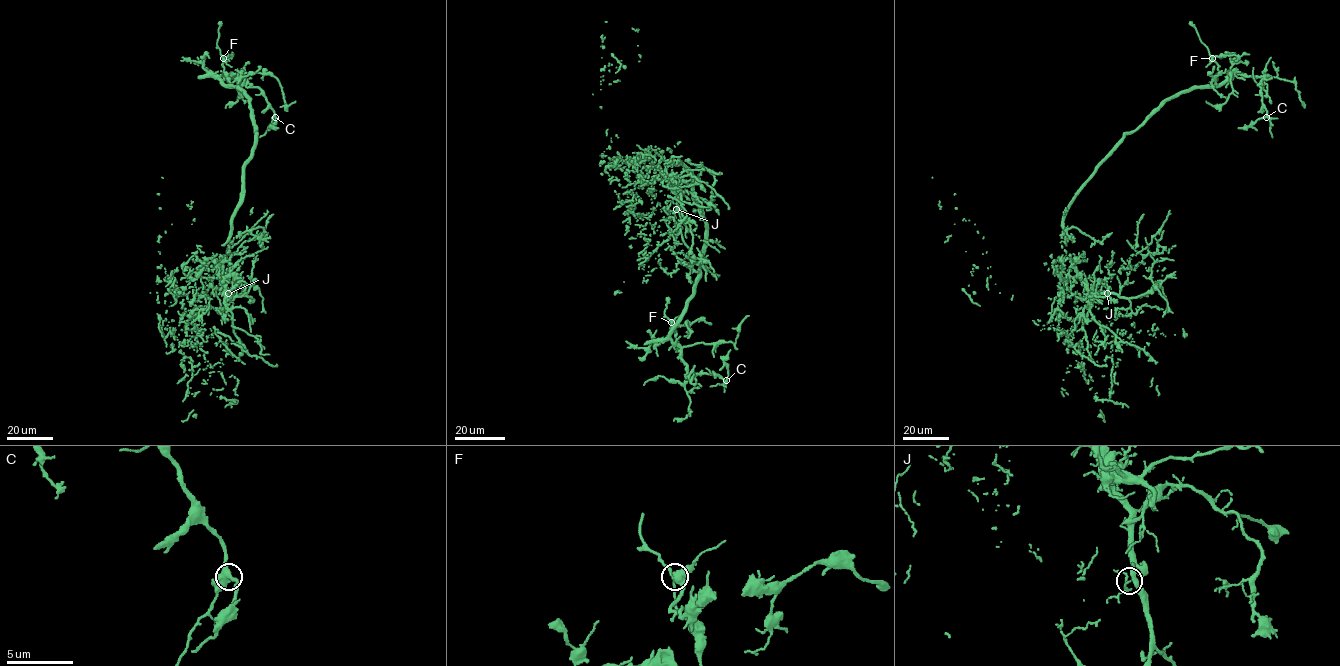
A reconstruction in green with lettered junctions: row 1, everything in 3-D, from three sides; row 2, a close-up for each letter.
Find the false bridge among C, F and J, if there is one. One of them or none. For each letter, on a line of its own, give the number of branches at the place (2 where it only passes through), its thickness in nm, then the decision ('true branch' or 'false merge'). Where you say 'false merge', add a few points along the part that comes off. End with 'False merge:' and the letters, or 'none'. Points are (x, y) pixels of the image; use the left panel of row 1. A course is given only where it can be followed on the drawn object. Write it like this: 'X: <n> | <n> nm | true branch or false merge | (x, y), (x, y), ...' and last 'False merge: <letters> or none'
C: 3 | 360 nm | true branch
F: 3 | 360 nm | true branch
J: 3 | 280 nm | true branch
False merge: none

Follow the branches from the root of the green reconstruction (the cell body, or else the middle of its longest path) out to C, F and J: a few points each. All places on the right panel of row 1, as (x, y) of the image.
C: (1064, 237), (1063, 216), (1075, 193), (1123, 135), (1168, 99), (1216, 86), (1236, 74), (1263, 76), (1266, 117)
F: (1064, 237), (1063, 216), (1095, 167), (1124, 134), (1134, 131), (1165, 101), (1214, 85), (1219, 71), (1212, 57)
J: (1064, 237), (1063, 261), (1059, 259), (1056, 266), (1053, 263), (1070, 259), (1080, 279), (1090, 291), (1107, 293)

